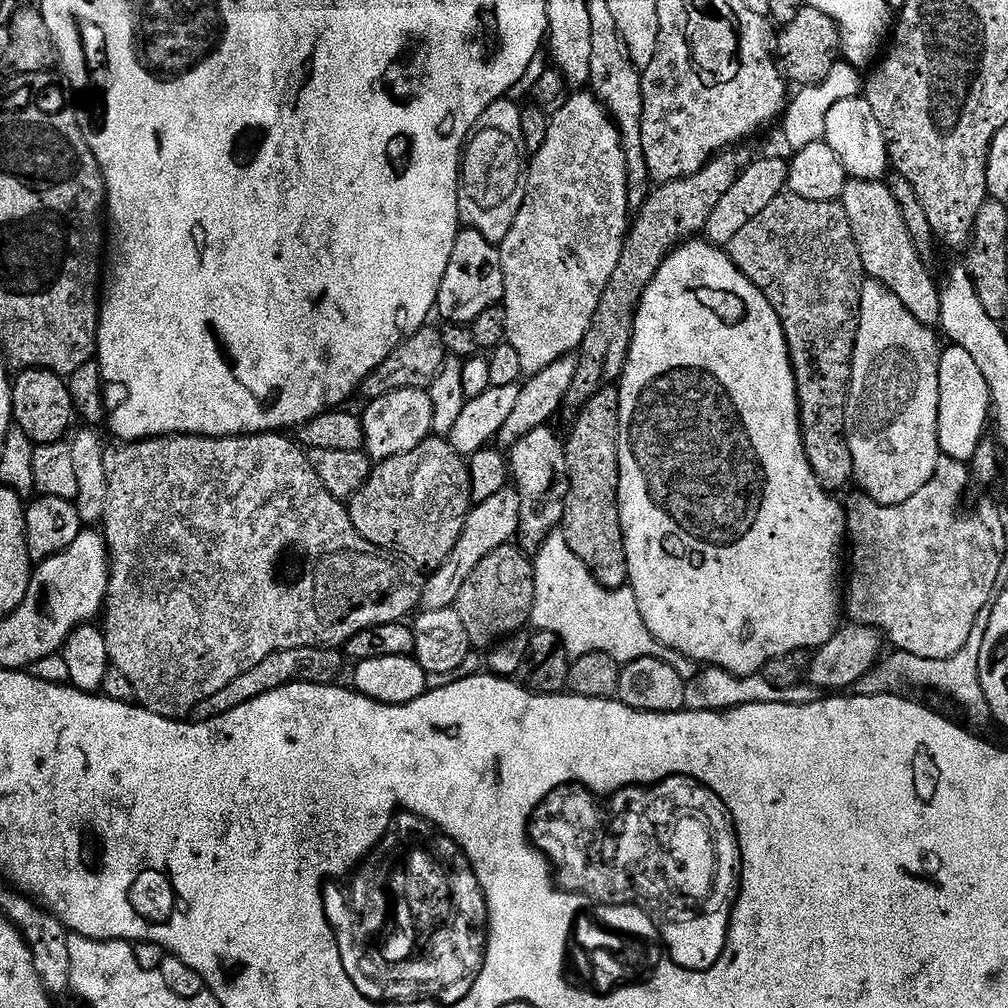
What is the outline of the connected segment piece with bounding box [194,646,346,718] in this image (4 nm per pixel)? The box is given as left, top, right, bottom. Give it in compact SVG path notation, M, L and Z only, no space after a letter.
M336 646L282 648L279 652L270 654L270 658L262 658L262 662L258 662L258 666L250 666L250 670L238 674L238 678L234 678L234 682L230 682L230 686L222 686L222 690L218 690L218 694L197 704L194 709L195 715L198 714L197 717L200 718L220 716L223 712L234 710L270 690L281 688L283 684L290 684L307 677L304 676L307 672L316 672L319 668L340 668L343 666L344 660L346 661L345 653Z

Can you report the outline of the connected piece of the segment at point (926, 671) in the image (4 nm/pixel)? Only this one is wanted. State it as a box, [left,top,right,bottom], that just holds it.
[858,615,990,717]

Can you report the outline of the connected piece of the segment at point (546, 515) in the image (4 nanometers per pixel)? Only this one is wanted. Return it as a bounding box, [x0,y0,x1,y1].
[510,424,572,546]

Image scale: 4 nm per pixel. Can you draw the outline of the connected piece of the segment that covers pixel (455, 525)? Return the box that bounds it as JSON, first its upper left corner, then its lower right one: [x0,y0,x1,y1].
[350,434,474,566]

